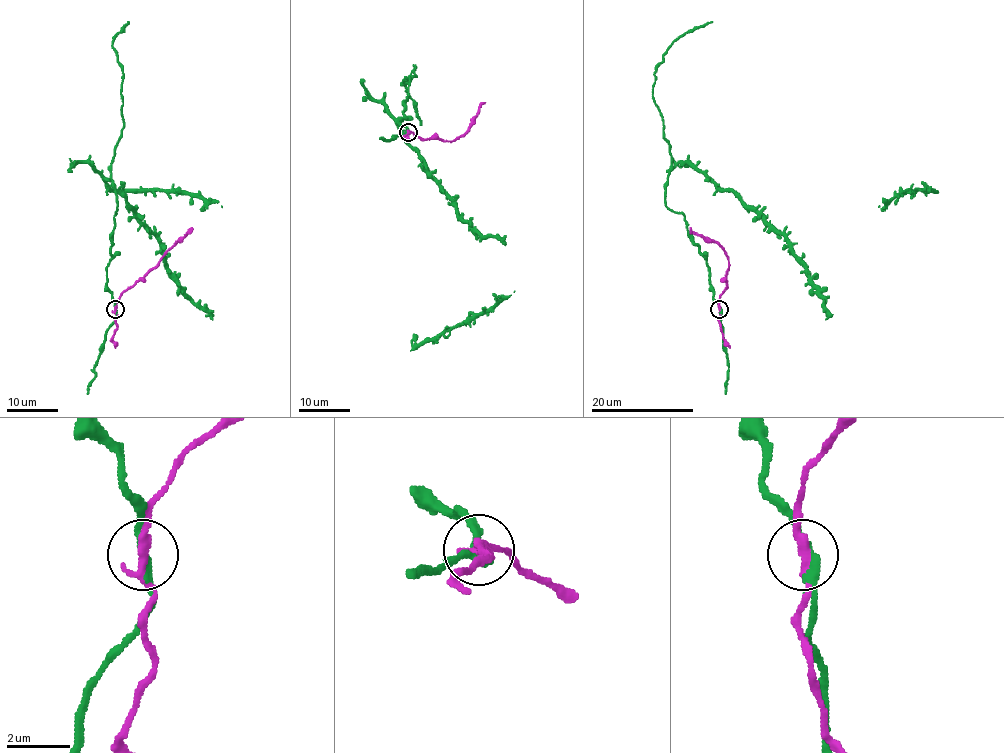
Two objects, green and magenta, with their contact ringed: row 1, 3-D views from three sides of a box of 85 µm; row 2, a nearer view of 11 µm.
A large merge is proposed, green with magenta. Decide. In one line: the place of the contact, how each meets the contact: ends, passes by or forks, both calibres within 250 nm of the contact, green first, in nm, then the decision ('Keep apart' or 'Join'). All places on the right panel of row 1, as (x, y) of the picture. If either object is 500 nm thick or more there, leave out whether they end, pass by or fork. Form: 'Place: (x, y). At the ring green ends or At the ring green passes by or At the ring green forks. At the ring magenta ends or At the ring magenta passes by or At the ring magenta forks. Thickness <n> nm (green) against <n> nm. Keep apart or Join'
Place: (719, 309). At the ring green passes by. At the ring magenta passes by. Thickness 220 nm (green) against 280 nm. Keep apart

